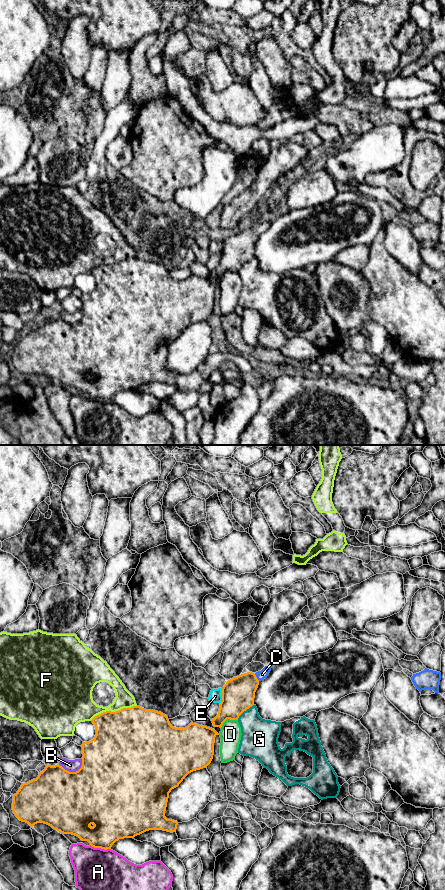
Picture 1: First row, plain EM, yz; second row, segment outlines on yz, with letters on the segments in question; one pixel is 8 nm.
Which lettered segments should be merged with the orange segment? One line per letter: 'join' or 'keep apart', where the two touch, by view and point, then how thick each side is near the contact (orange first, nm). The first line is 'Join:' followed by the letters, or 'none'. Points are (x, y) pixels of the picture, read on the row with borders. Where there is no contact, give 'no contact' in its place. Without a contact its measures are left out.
Join: C
A: keep apart | yz (100, 847) | 340/340 nm
B: keep apart | yz (73, 772) | 480/100 nm
C: join | yz (256, 677) | 260/70 nm
D: keep apart | yz (228, 718) | 260/170 nm
E: keep apart | yz (222, 696) | 260/110 nm
F: keep apart | yz (113, 712) | 500/200 nm
G: keep apart | yz (244, 710) | 260/300 nm

